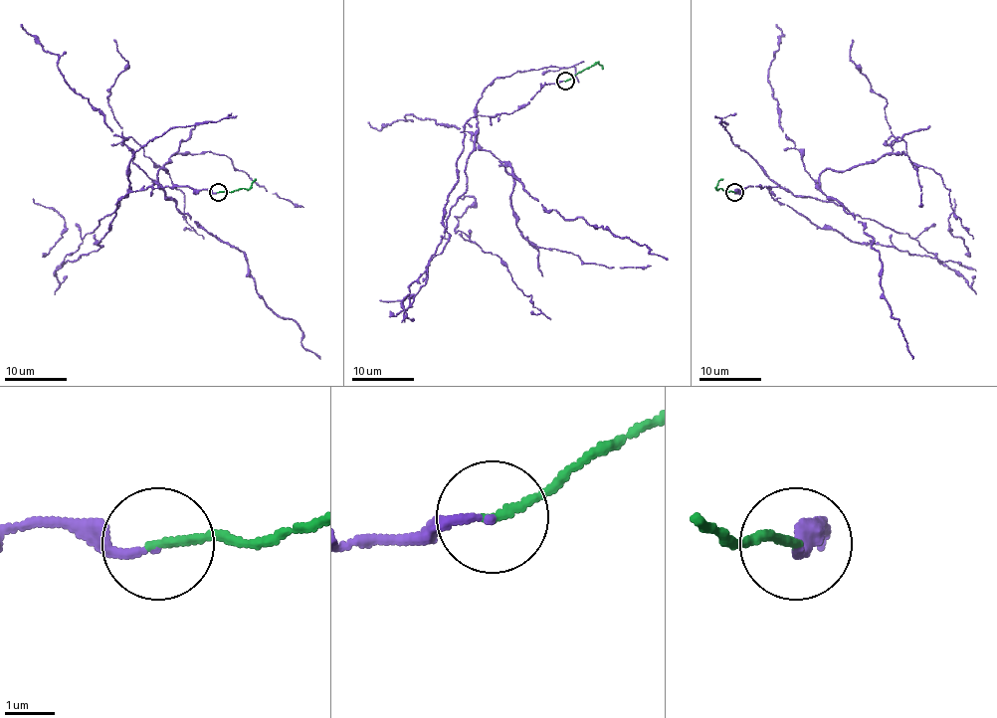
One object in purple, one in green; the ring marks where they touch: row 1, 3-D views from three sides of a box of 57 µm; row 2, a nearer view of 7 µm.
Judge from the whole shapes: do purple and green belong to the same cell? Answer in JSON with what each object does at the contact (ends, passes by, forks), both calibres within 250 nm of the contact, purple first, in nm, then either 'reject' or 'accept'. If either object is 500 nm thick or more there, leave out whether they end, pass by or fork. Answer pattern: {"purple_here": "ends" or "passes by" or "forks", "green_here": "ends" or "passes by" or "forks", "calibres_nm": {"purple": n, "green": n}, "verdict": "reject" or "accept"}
{"purple_here": "ends", "green_here": "ends", "calibres_nm": {"purple": 160, "green": 160}, "verdict": "accept"}

